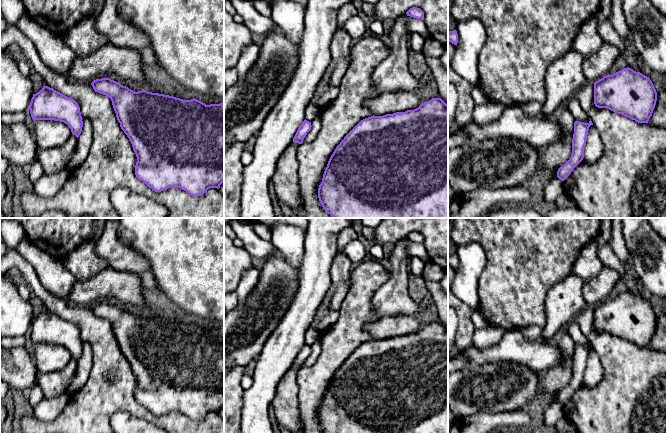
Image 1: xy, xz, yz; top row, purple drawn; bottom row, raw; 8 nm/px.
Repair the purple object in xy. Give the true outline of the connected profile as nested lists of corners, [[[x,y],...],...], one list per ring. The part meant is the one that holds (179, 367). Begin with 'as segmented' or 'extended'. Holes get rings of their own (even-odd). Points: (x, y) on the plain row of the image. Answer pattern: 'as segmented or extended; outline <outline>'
as segmented; outline [[[110,302],[96,303],[91,309],[95,316],[111,323],[120,351],[137,381],[135,399],[149,412],[161,416],[177,411],[192,420],[201,420],[210,412],[220,412],[224,406],[224,326],[206,329],[195,322],[183,324],[144,313],[135,316]]]

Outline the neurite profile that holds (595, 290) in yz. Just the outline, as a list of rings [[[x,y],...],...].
[[[603,266],[595,277],[584,282],[583,295],[587,305],[595,307],[606,300],[620,278],[617,271]]]

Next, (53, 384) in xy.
[[[71,358],[64,368],[55,372],[39,374],[37,377],[37,384],[42,389],[44,398],[53,399],[65,394],[74,378],[76,366],[77,361]]]

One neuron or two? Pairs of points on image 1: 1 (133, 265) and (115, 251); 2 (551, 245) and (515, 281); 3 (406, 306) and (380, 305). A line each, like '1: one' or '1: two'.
1: one
2: one
3: one

